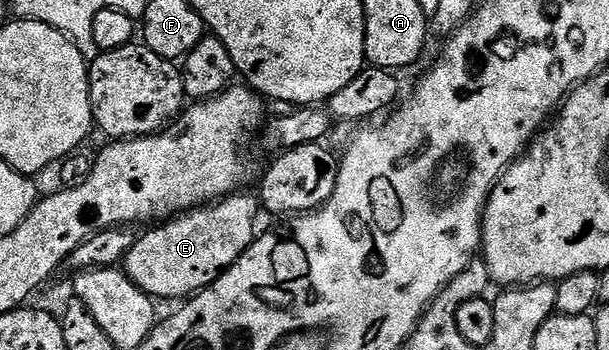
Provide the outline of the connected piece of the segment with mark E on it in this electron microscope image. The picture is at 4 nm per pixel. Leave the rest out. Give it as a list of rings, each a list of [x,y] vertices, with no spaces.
[[[245,195],[226,196],[188,214],[178,215],[160,226],[150,227],[153,229],[138,235],[131,250],[127,250],[124,272],[135,286],[139,286],[139,290],[158,301],[181,302],[214,284],[217,277],[253,245],[258,231],[258,197]]]

